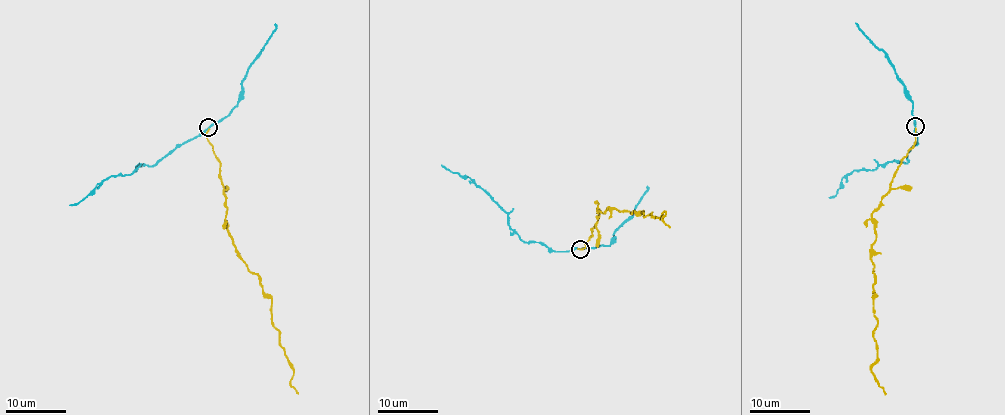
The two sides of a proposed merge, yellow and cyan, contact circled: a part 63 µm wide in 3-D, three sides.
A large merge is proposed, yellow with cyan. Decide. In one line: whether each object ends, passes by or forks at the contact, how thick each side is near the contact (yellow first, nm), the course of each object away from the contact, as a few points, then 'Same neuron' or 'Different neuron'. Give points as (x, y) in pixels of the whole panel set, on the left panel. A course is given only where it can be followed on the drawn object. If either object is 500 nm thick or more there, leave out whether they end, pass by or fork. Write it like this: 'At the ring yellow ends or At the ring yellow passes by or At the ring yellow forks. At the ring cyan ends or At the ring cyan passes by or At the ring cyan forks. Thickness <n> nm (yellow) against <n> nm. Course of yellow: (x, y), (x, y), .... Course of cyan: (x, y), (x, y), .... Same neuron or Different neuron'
At the ring yellow ends. At the ring cyan passes by. Thickness 120 nm (yellow) against 180 nm. Course of yellow: (208, 128), (220, 163), (225, 224), (237, 255), (272, 300), (272, 324), (297, 393). Course of cyan: (208, 128), (151, 166), (138, 165), (129, 174), (110, 176), (78, 203), (69, 204). Different neuron

